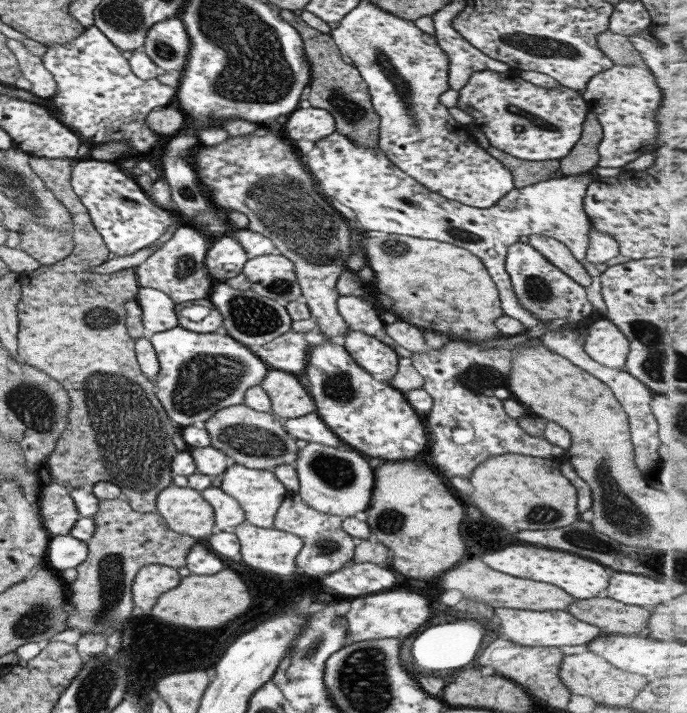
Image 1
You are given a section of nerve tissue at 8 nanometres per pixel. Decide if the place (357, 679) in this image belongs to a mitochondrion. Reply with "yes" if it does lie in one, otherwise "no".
yes

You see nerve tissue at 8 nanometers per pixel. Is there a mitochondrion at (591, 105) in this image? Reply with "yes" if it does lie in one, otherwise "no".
no

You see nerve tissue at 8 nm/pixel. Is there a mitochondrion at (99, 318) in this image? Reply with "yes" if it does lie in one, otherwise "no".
yes

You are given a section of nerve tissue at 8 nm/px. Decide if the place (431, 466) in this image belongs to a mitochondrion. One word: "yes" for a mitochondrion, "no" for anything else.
no

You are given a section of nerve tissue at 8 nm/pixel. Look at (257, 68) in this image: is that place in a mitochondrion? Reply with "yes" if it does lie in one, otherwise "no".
yes

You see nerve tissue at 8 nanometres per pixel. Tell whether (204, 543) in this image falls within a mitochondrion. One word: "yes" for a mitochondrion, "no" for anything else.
no

